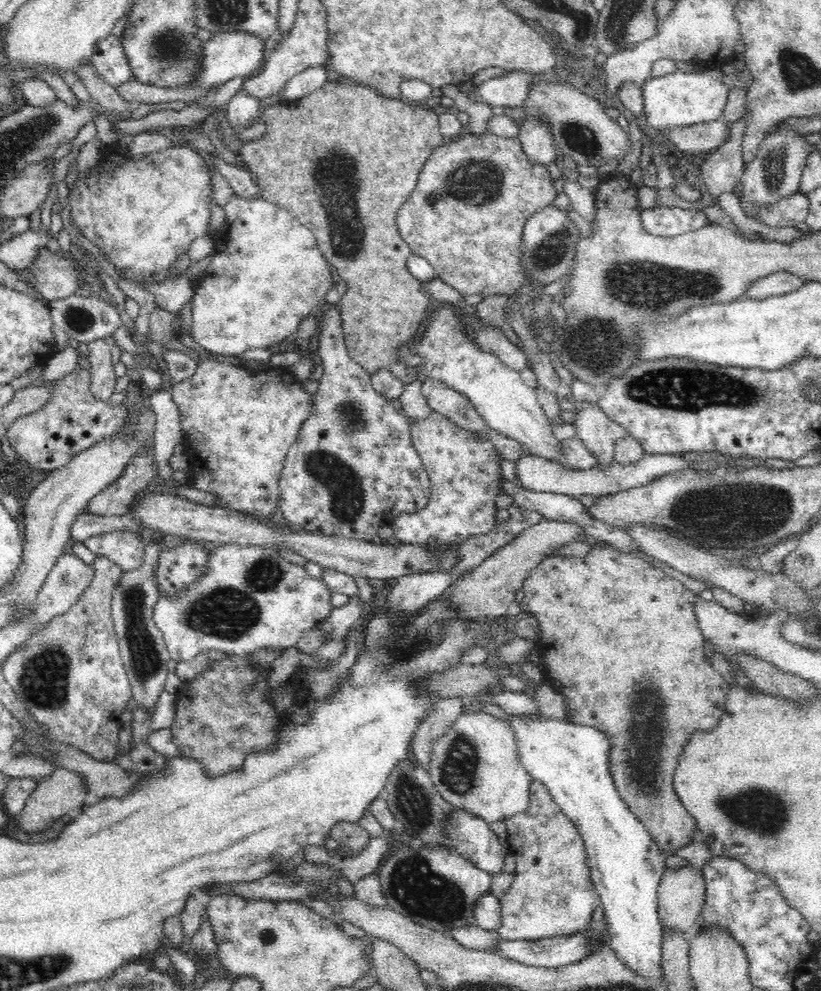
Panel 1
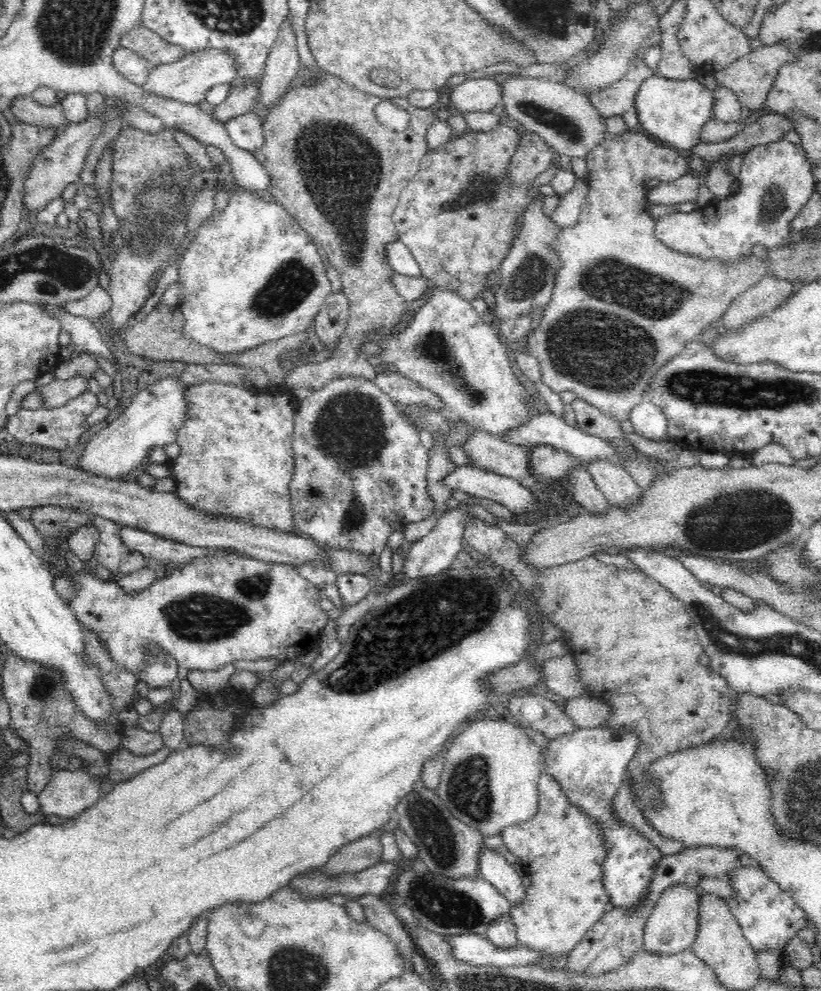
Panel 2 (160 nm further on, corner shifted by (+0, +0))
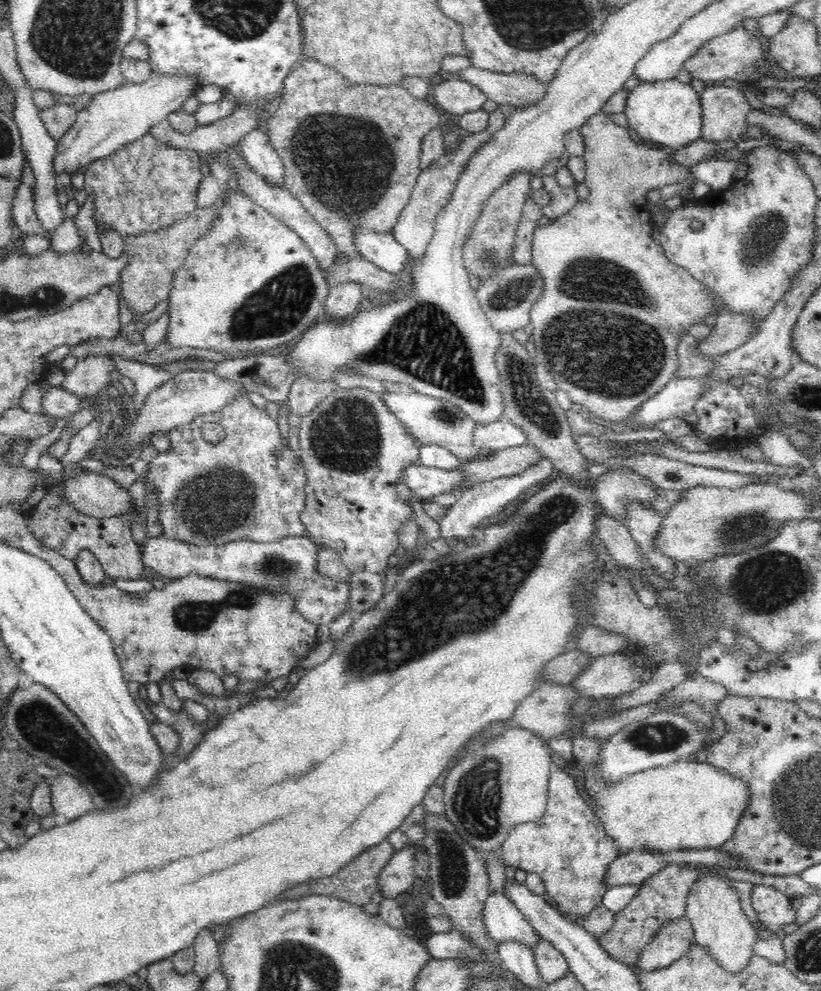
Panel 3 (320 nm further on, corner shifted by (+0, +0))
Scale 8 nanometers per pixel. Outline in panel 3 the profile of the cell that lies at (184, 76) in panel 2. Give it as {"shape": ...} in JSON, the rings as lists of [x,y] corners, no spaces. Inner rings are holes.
{"shape":[[[153,72],[144,82],[125,82],[116,90],[94,95],[87,107],[78,112],[76,124],[57,142],[55,174],[68,173],[72,176],[76,172],[86,172],[92,162],[115,154],[120,148],[146,137],[156,122],[182,108],[184,102],[200,88],[200,84],[199,78],[193,76],[166,76]]]}

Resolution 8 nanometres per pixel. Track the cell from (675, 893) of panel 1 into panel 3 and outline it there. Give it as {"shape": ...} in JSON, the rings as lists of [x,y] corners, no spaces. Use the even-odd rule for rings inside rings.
{"shape":[[[682,916],[666,922],[660,932],[642,949],[636,969],[652,972],[666,968],[682,958],[694,943],[695,932],[689,918]]]}

